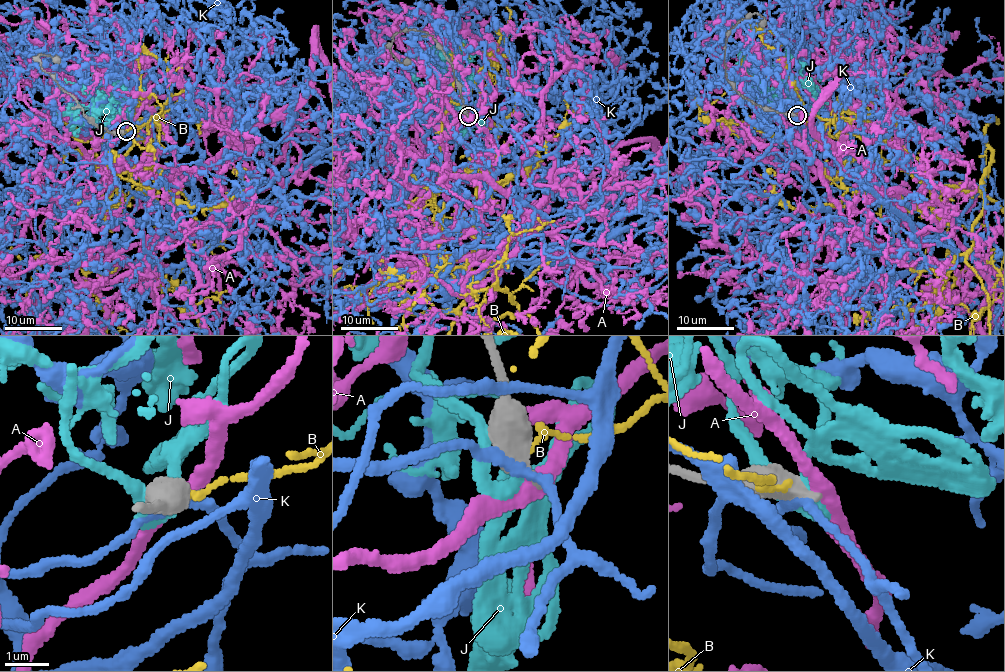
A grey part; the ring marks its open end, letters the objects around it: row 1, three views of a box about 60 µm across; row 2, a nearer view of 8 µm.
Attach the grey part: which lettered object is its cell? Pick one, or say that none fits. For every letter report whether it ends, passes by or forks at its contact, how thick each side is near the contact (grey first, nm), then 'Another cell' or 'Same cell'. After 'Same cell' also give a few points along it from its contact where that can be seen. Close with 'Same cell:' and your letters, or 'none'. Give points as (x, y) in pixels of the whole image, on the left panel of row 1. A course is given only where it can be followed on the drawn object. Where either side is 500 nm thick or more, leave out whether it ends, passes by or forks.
A: It passes by. Thickness 440 nm (grey) against 340 nm. Another cell
B: Thickness 750 nm (grey) against 140 nm. Another cell
J: Thickness 650 nm (grey) against 240 nm. Another cell
K: Thickness 650 nm (grey) against 240 nm. Another cell
Same cell: none

